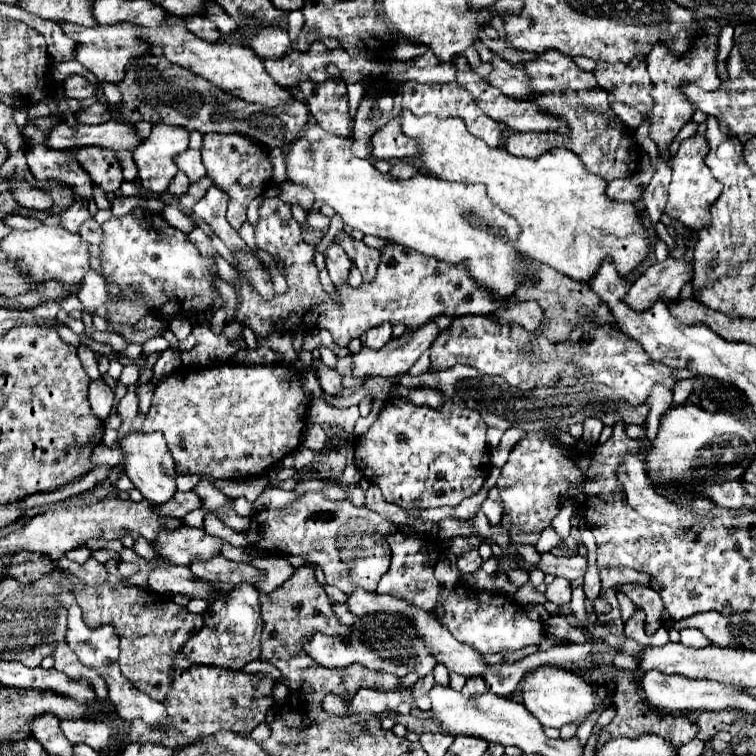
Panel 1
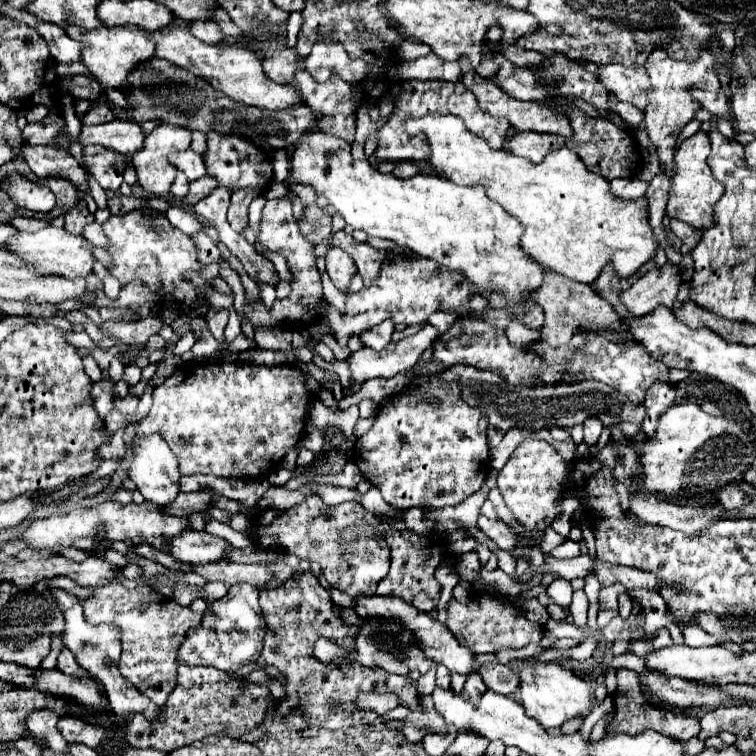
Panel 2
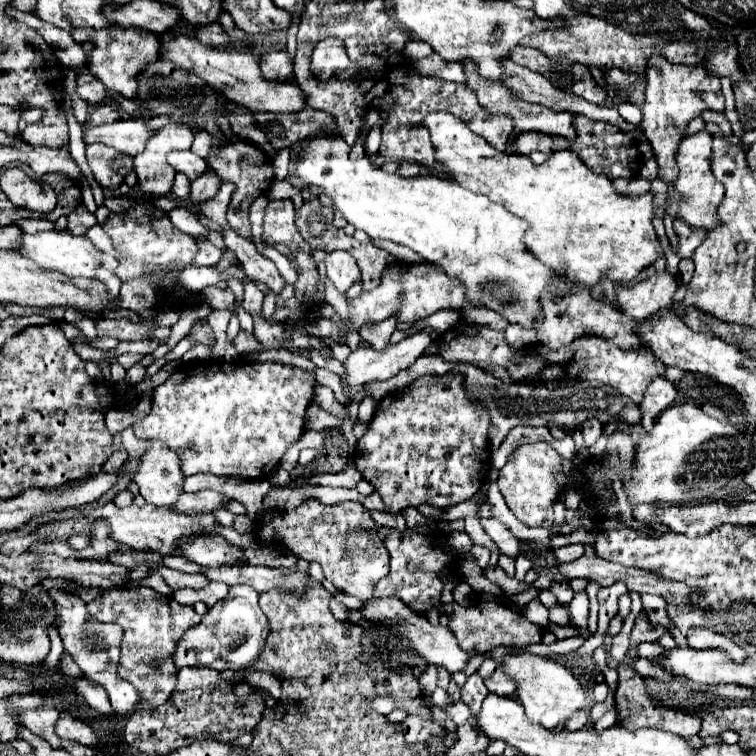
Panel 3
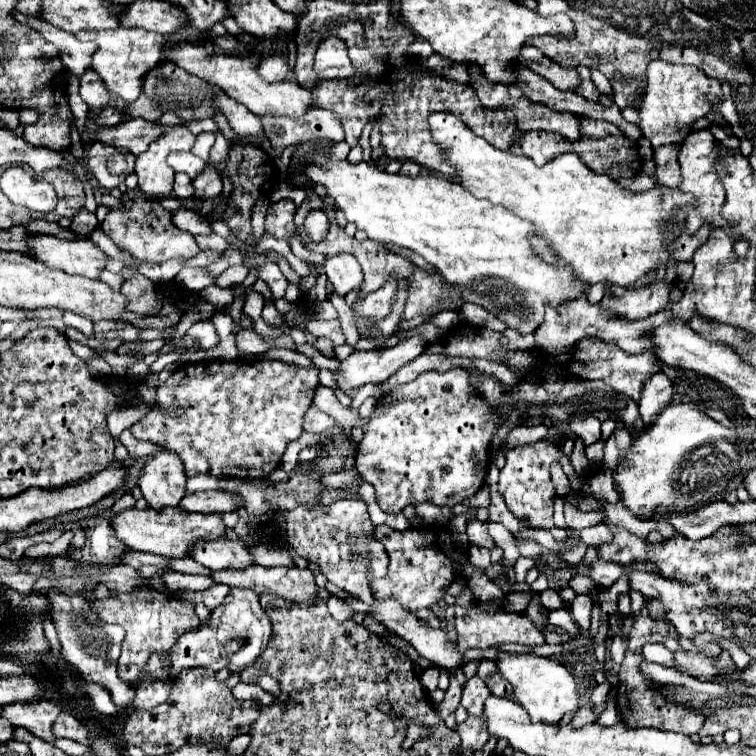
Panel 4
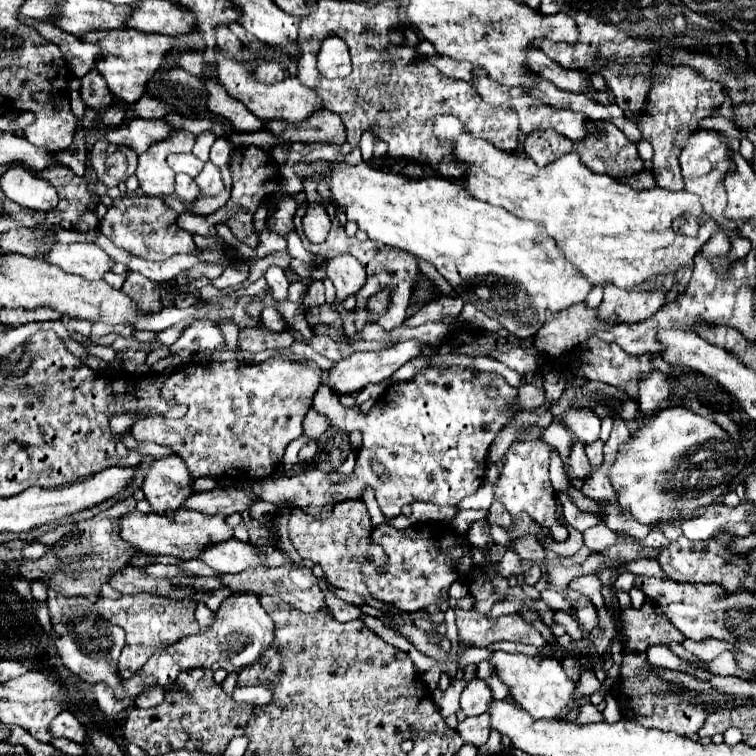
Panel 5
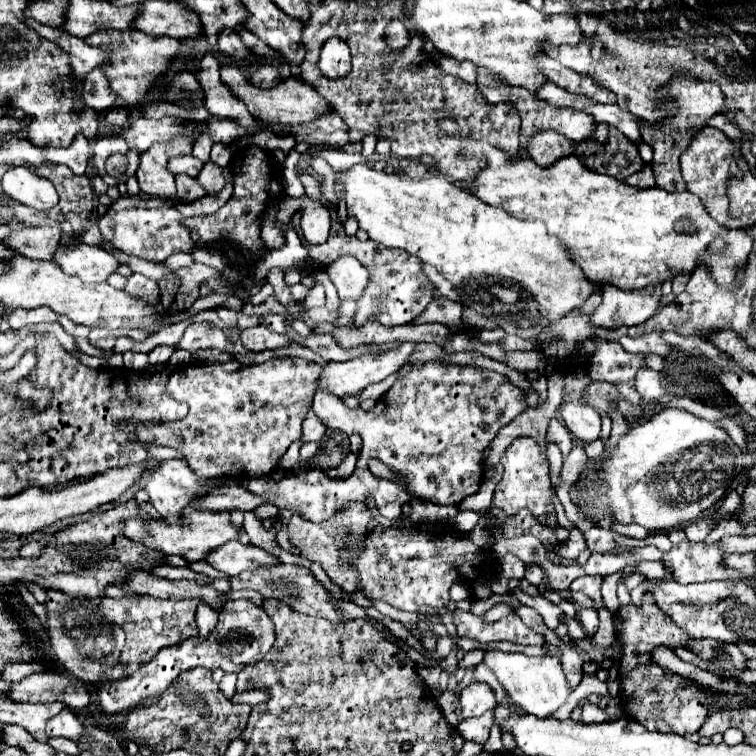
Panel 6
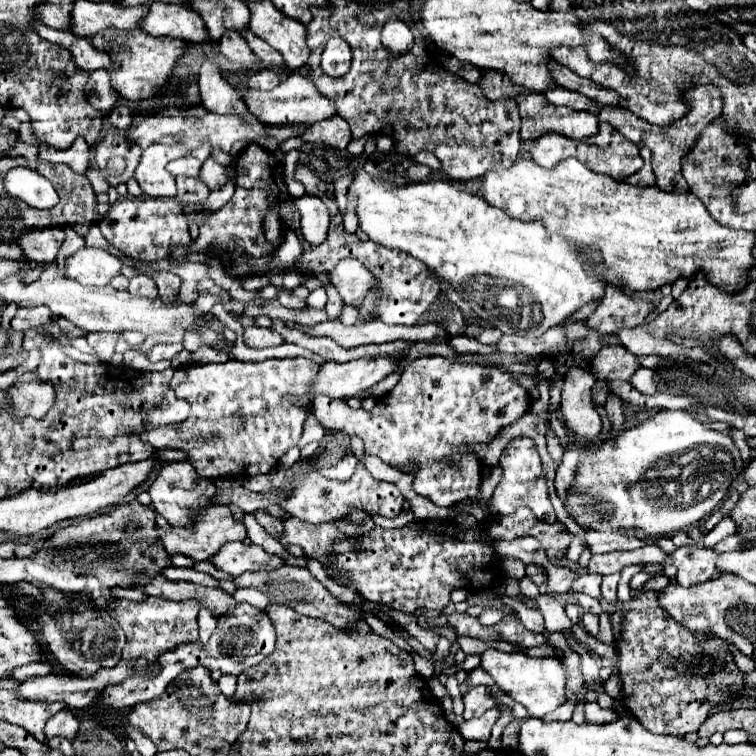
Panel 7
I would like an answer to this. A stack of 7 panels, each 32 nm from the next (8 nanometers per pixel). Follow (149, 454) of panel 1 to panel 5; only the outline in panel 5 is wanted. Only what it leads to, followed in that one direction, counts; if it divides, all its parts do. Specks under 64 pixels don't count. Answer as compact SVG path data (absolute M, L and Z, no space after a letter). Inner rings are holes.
M178 456L156 460L144 480L146 500L158 514L168 510L180 510L184 502L194 494L194 478L188 474L186 464Z

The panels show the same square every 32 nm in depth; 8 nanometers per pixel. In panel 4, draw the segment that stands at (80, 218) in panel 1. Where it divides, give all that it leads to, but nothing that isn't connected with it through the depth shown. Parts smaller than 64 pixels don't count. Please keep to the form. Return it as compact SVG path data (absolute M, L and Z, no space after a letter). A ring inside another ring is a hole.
M80 210L80 212L72 218L72 226L70 226L70 230L76 232L76 234L86 236L86 234L90 234L96 226L98 226L96 214L92 214L92 212L88 212L88 210Z

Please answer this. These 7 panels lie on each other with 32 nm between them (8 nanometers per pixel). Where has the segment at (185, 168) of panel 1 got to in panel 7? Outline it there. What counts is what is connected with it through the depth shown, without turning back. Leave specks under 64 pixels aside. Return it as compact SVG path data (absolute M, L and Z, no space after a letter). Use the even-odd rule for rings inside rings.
M188 154L188 156L182 156L182 158L178 158L178 160L172 160L172 162L166 166L166 170L168 170L172 176L198 176L200 166L202 166L202 162Z

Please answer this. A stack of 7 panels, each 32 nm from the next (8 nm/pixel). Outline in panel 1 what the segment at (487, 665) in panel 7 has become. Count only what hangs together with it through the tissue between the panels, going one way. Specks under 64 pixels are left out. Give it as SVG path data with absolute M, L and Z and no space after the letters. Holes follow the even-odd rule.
M536 666L524 672L524 680L522 680L522 704L526 706L526 710L536 716L540 720L540 724L544 728L560 728L568 722L584 722L586 716L598 708L598 700L596 700L596 692L594 688L578 674L572 674L570 670L564 670L560 666Z

